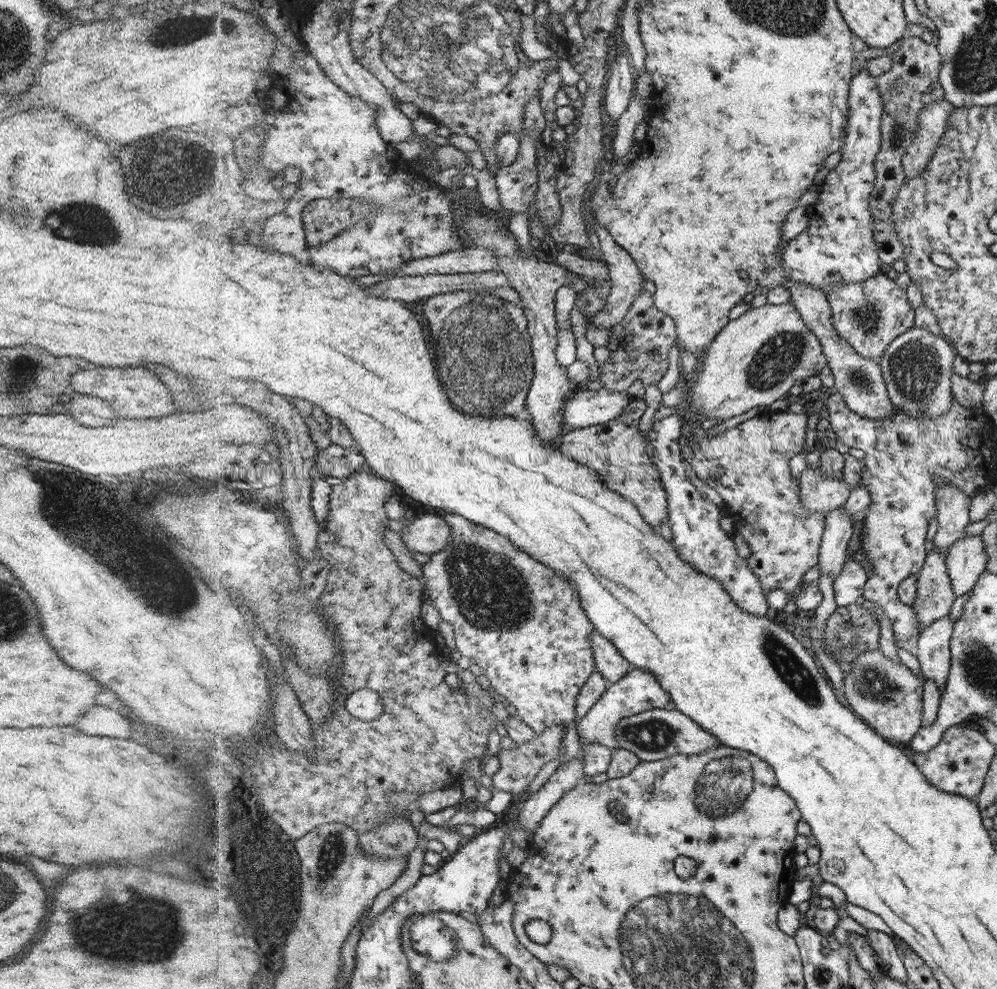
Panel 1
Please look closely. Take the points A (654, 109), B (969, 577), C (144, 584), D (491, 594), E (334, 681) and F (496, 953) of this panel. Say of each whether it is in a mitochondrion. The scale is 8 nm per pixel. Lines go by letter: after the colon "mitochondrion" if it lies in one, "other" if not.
A: other
B: other
C: mitochondrion
D: mitochondrion
E: other
F: other

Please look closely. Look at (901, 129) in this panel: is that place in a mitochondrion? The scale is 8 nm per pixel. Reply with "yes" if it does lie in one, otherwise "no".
yes

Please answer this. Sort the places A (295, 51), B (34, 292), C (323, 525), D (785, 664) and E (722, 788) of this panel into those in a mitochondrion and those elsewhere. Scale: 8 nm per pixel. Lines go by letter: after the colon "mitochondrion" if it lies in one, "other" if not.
A: other
B: other
C: other
D: mitochondrion
E: mitochondrion

